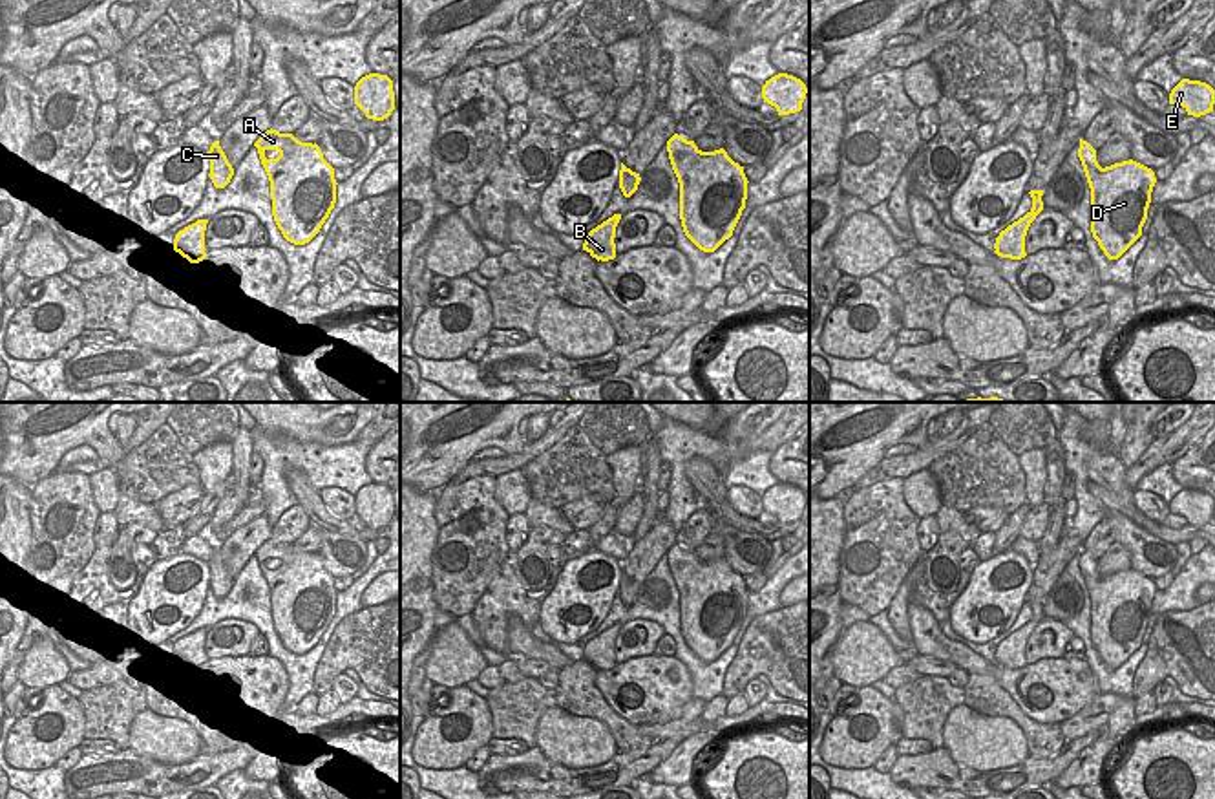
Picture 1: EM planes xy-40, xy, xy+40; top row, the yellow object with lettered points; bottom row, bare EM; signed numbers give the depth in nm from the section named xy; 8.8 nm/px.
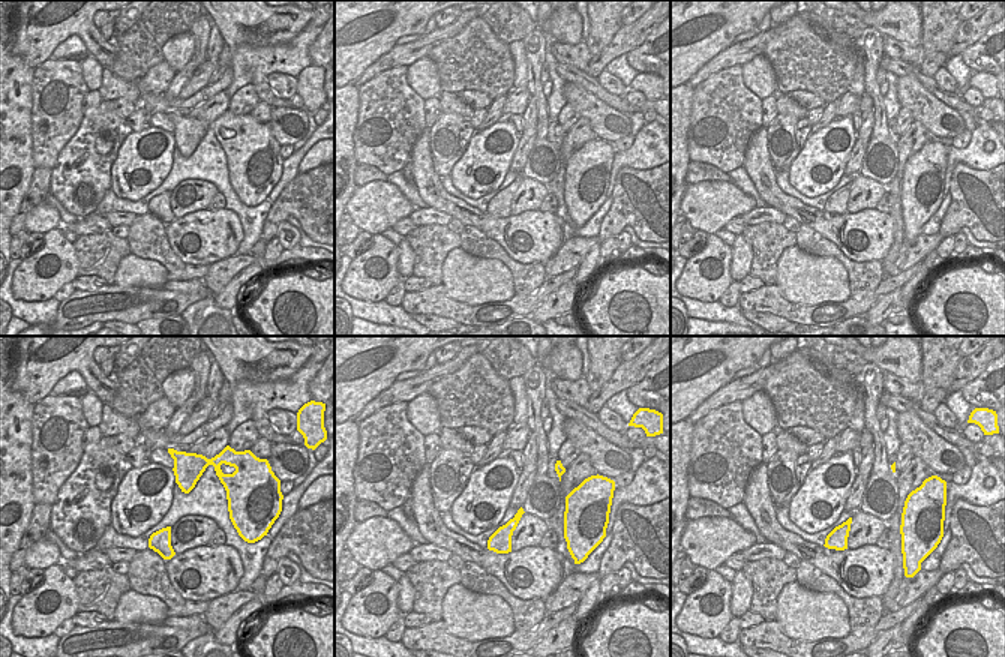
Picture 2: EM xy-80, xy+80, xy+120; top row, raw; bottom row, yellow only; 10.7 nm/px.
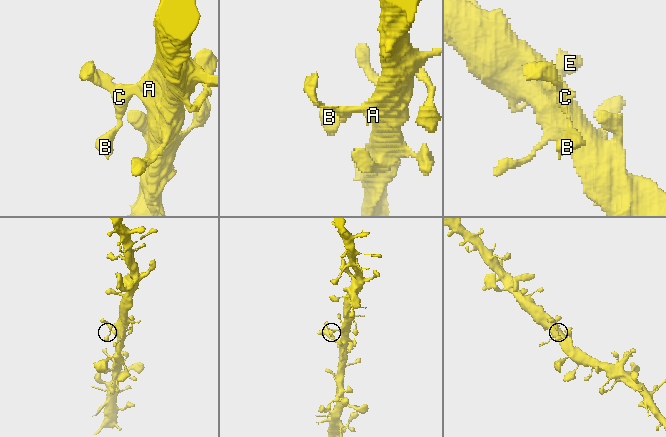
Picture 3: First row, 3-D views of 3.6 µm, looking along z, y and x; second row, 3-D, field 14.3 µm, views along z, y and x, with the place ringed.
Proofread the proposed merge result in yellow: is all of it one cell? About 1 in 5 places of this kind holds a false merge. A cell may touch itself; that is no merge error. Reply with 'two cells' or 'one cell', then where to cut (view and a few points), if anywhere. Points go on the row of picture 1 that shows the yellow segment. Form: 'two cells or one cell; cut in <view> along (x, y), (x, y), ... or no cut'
one cell; no cut

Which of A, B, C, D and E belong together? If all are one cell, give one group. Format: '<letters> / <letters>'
A B C D E

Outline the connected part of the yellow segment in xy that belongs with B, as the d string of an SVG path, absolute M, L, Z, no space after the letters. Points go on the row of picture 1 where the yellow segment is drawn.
M614 214L585 236L583 250L586 250L597 261L608 261L616 258L616 227L621 214Z

